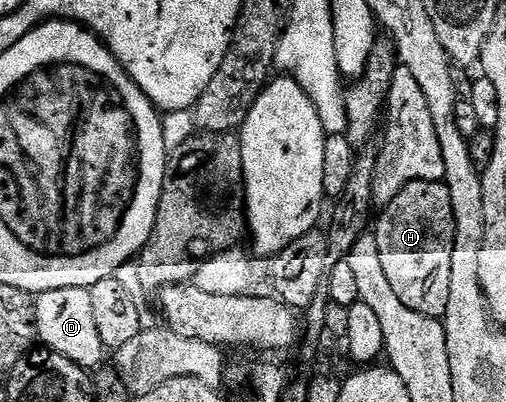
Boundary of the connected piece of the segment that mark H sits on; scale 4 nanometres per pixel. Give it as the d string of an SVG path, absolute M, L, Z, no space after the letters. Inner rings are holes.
M417 180L408 186L404 186L404 190L400 190L400 194L396 194L396 198L392 198L392 202L386 208L381 209L380 215L377 217L376 227L372 234L376 238L376 246L380 246L380 266L384 266L384 274L388 274L388 282L392 285L392 290L396 290L396 298L400 298L400 302L404 302L404 306L408 306L408 310L416 310L416 314L424 314L425 316L433 316L435 318L445 317L448 310L448 285L452 278L452 246L454 245L454 215L452 214L452 198L448 194L445 183L437 180Z

